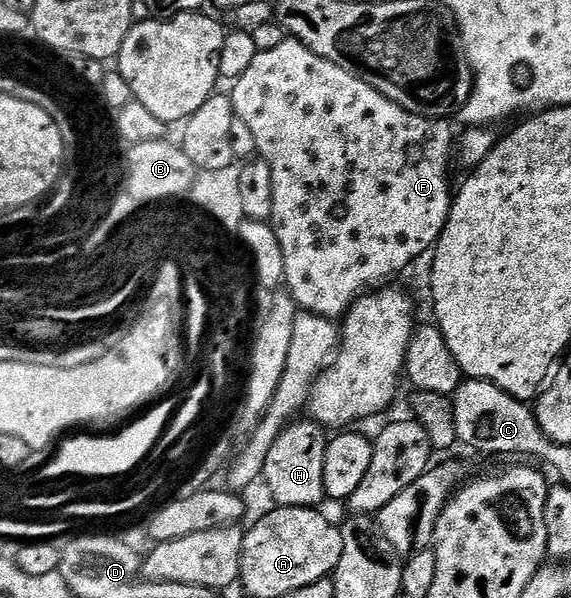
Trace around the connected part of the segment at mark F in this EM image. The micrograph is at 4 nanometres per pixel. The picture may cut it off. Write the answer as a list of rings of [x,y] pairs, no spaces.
[[[291,37],[284,38],[282,45],[274,49],[257,51],[250,69],[246,69],[246,73],[242,73],[242,77],[235,80],[231,87],[230,94],[236,117],[241,118],[253,133],[259,158],[264,159],[266,165],[270,165],[270,177],[274,181],[274,209],[270,226],[282,249],[283,286],[301,312],[321,315],[333,321],[339,320],[348,314],[349,307],[361,295],[395,280],[392,278],[399,271],[406,270],[415,259],[422,258],[424,254],[427,256],[435,248],[448,220],[454,198],[453,188],[448,188],[448,163],[450,167],[450,160],[454,155],[454,131],[452,135],[445,120],[427,119],[410,113],[402,105],[378,93],[378,89],[366,85],[366,81],[354,77],[354,73],[338,69],[338,65],[318,57],[318,53]]]

